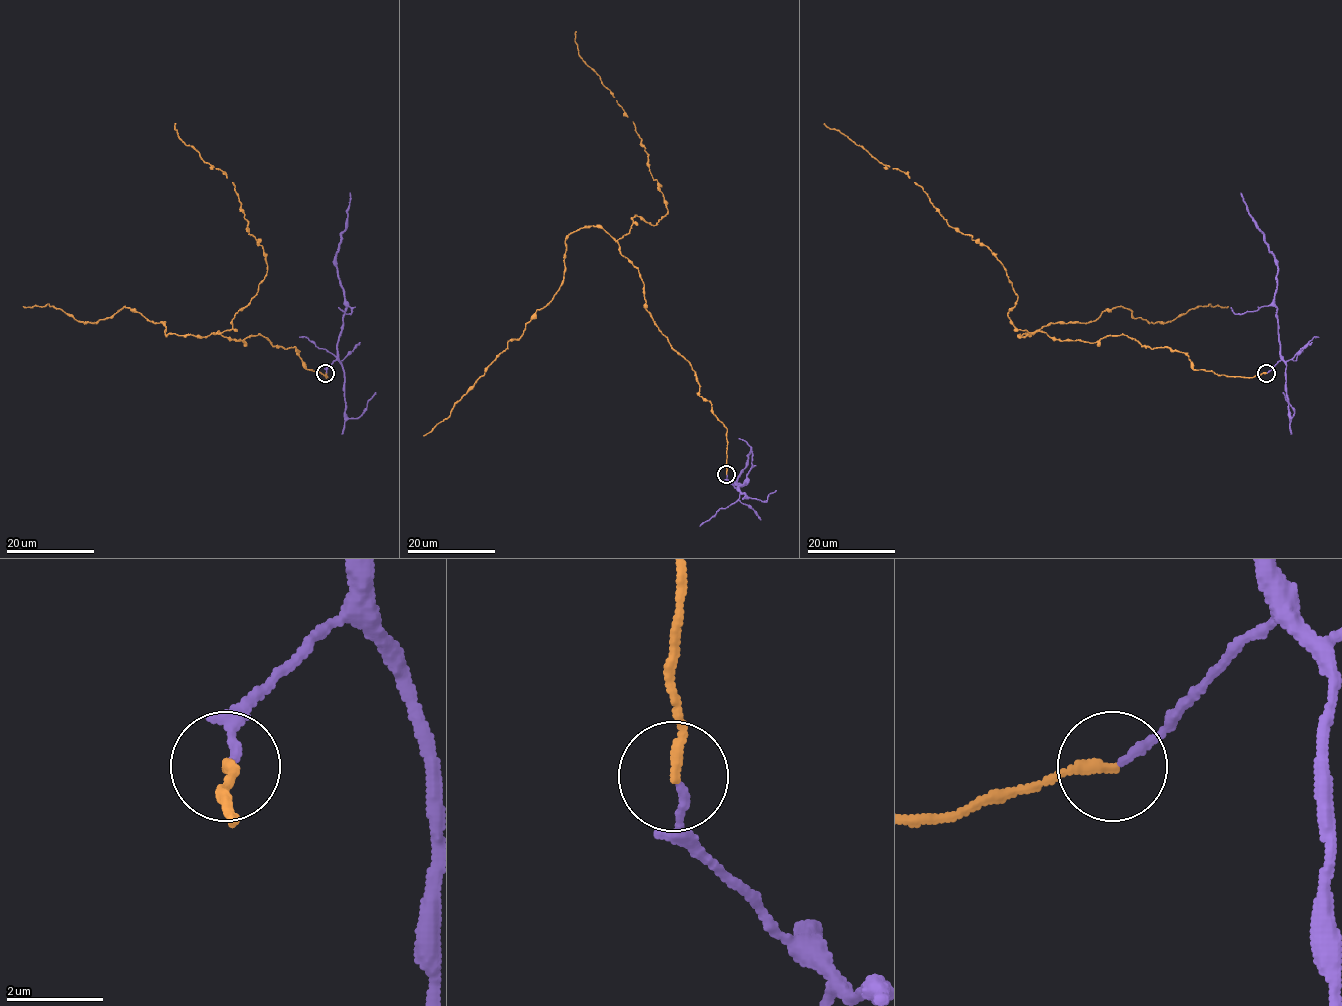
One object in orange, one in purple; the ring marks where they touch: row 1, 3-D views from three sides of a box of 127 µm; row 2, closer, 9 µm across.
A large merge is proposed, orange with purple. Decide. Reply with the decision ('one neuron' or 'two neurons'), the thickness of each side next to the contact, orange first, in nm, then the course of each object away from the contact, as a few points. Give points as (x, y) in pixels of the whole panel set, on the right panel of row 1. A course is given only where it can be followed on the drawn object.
one neuron | 220/150 nm | orange via (1267, 372), (1193, 369), (1181, 352), (1124, 334), (1094, 343), (1018, 330), (993, 253), (900, 170), (823, 124) | purple via (1267, 372), (1281, 359), (1274, 292), (1277, 260), (1240, 193)

